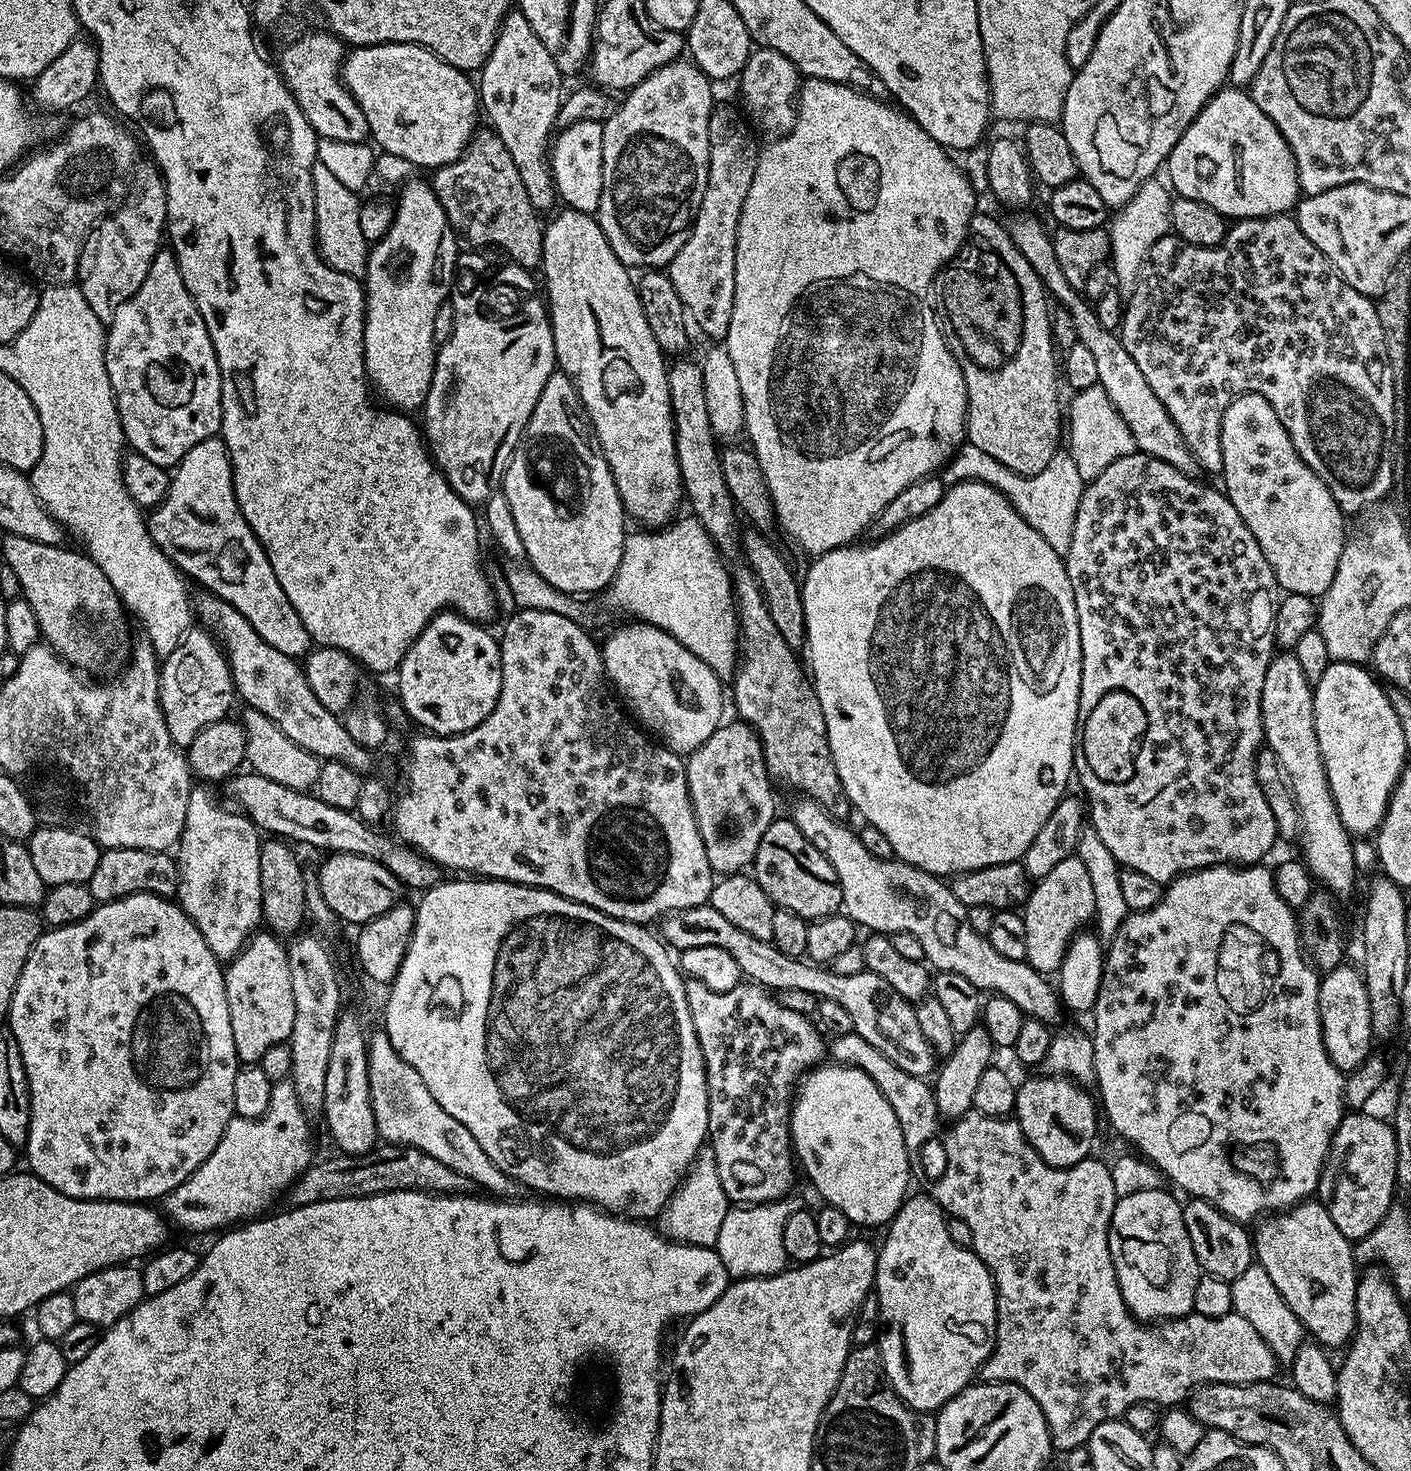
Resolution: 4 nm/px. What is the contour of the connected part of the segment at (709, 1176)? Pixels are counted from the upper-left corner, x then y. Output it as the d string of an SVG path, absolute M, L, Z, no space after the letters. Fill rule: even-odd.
M704 1148L701 1149L689 1172L681 1181L679 1188L676 1189L676 1192L661 1212L658 1218L658 1228L661 1235L667 1236L673 1243L688 1244L698 1248L715 1247L722 1223L729 1209L730 1201L722 1188L721 1179L717 1172L716 1159L711 1149Z

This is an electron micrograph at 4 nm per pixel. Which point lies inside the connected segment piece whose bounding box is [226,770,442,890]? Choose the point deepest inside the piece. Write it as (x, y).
(289, 814)

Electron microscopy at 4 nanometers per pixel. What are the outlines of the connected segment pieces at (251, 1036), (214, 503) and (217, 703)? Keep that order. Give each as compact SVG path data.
M260 930L224 968L230 1030L234 1030L236 1058L241 1065L259 1065L270 1046L283 1044L294 1030L294 989L290 982L288 949L281 937Z
M216 434L205 435L193 448L185 454L184 459L175 465L168 481L168 492L164 501L151 509L147 517L148 533L154 542L170 558L170 562L189 581L197 580L201 589L211 592L213 596L222 598L238 610L258 630L258 634L274 650L282 650L282 654L293 658L304 658L314 648L311 634L302 626L302 618L298 618L298 610L290 606L290 598L286 598L286 590L278 586L278 578L274 578L274 566L270 566L270 558L266 558L264 547L250 530L246 518L236 501L234 482L232 481L232 462L228 459L228 447Z
M203 627L189 628L184 641L174 654L166 657L160 670L160 705L170 738L181 746L192 744L206 726L225 719L231 713L228 711L232 708L232 700L232 675L223 648Z

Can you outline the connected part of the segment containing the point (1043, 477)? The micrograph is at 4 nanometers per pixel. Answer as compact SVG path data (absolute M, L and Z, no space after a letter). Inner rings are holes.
M964 442L948 457L939 478L946 486L977 480L998 490L1012 503L1012 509L1030 527L1038 530L1038 534L1042 534L1046 542L1050 542L1057 554L1067 557L1070 542L1074 538L1074 518L1078 514L1078 502L1082 498L1086 483L1068 450L1056 451L1054 458L1050 458L1050 463L1044 469L1038 470L1038 474L1027 476L1010 470L1010 466L1002 466L998 458L985 454L978 446Z

